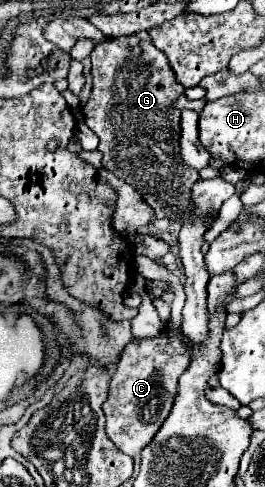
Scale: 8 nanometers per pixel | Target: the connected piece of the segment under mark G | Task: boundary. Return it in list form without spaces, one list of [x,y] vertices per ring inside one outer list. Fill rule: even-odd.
[[[137,32],[119,38],[107,38],[105,42],[97,44],[91,52],[91,76],[93,76],[93,90],[89,102],[81,108],[85,116],[85,124],[99,136],[99,152],[101,164],[105,170],[113,172],[117,178],[131,184],[147,202],[157,218],[169,218],[183,222],[185,214],[193,210],[191,188],[199,180],[197,170],[187,166],[179,154],[179,110],[173,108],[173,100],[185,92],[185,88],[175,80],[175,74],[165,58],[159,52],[149,34]]]

